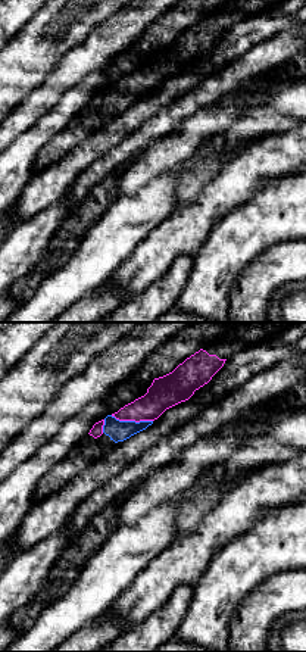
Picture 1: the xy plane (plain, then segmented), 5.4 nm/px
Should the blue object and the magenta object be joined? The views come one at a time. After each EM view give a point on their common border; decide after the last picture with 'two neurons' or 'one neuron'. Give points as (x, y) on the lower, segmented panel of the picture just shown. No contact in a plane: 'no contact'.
(131, 421)

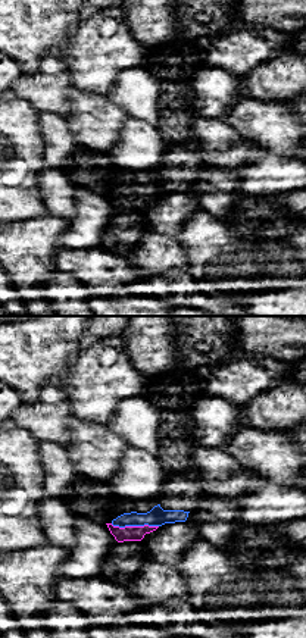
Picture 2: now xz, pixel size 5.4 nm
(134, 525)

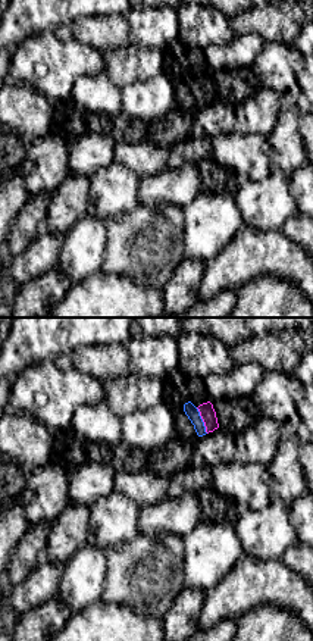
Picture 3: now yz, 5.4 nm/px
(202, 421)

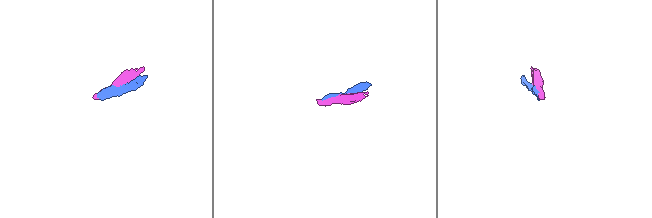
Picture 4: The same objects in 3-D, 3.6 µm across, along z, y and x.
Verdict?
one neuron

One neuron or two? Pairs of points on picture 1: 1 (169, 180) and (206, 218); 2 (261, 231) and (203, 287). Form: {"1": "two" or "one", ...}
{"1": "two", "2": "one"}

